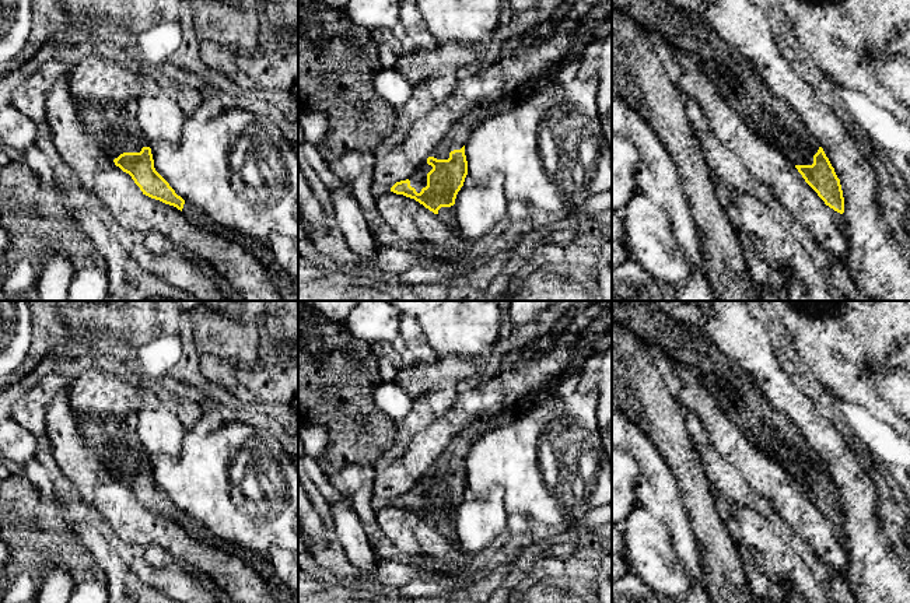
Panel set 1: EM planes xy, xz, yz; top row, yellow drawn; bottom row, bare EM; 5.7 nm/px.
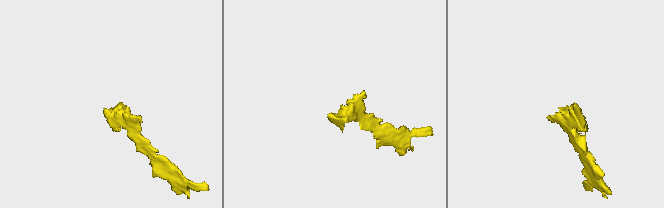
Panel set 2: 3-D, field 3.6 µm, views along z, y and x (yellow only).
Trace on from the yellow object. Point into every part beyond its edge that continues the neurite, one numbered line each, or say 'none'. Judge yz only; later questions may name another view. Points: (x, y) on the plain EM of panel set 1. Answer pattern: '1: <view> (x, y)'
1: yz (741, 399)
2: yz (839, 532)

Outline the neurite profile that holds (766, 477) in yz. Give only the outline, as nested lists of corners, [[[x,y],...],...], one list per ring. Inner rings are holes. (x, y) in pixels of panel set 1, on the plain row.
[[[676,365],[676,371],[682,381],[676,399],[685,410],[697,414],[717,453],[741,471],[748,485],[771,504],[816,557],[847,576],[846,548],[836,537],[830,520],[805,495],[795,477],[752,444],[729,420],[715,395],[704,386],[701,369]]]

